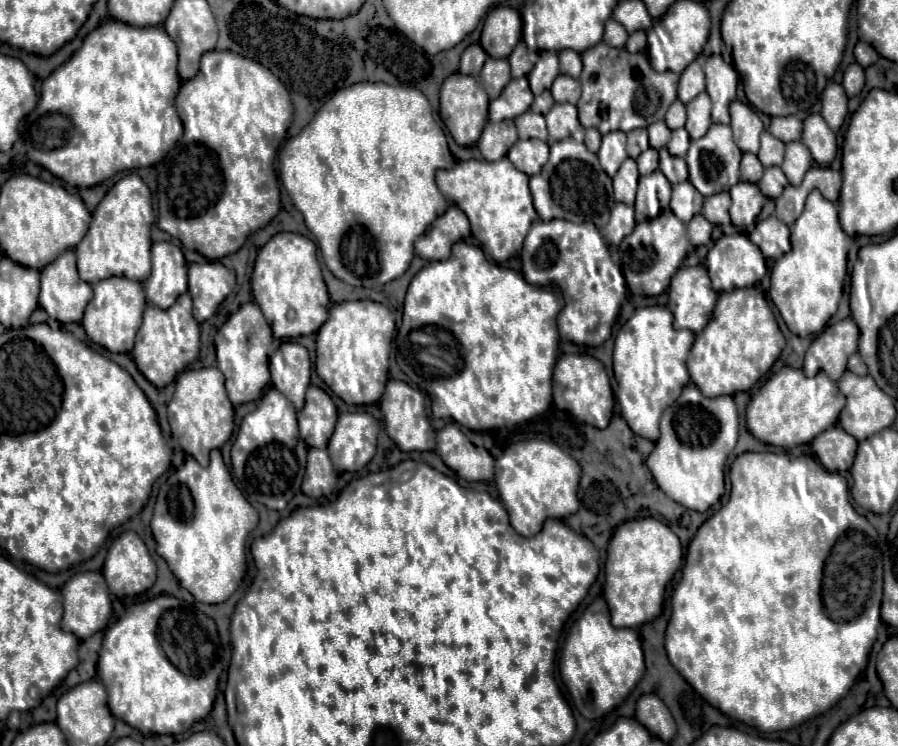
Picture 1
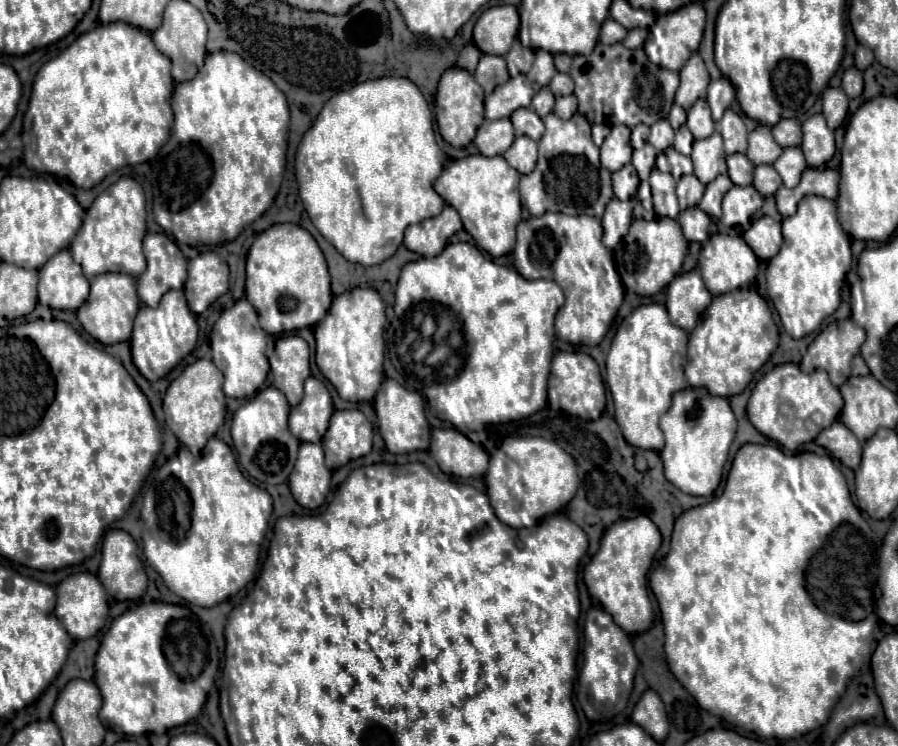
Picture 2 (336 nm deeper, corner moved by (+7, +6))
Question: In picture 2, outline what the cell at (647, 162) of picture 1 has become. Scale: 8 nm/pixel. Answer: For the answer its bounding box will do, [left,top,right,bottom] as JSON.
[631,143,657,181]

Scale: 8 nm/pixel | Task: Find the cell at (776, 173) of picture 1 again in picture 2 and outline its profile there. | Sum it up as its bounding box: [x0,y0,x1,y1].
[753,165,781,195]

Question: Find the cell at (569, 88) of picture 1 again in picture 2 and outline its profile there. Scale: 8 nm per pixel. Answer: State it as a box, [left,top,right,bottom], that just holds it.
[547,73,573,97]

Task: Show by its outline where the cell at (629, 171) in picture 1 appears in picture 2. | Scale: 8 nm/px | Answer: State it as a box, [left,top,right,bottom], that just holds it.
[613,163,639,201]

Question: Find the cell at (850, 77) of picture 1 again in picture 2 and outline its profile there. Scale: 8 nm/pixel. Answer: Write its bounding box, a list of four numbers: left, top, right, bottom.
[841,67,863,97]

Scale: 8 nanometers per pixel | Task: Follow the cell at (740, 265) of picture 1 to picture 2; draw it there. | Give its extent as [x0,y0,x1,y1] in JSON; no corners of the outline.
[699,233,759,295]

